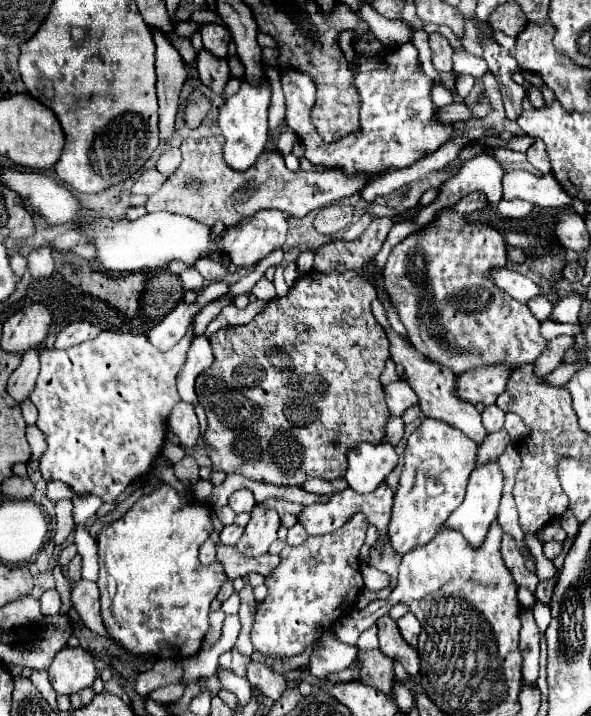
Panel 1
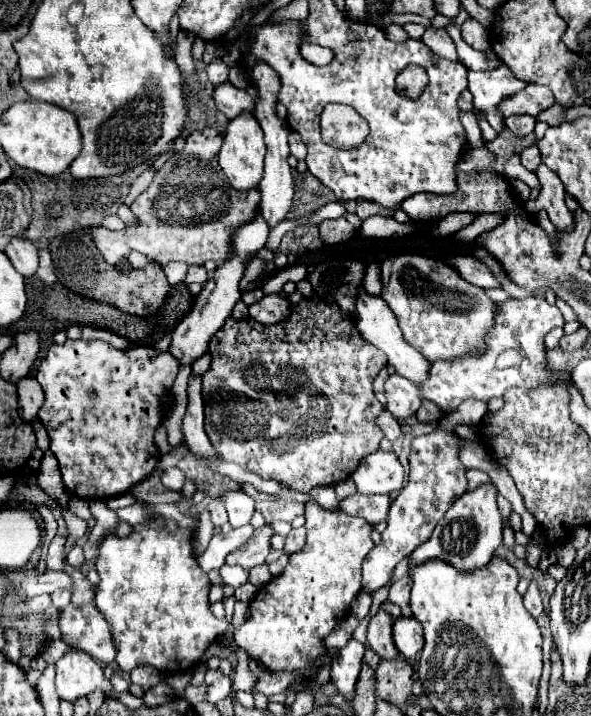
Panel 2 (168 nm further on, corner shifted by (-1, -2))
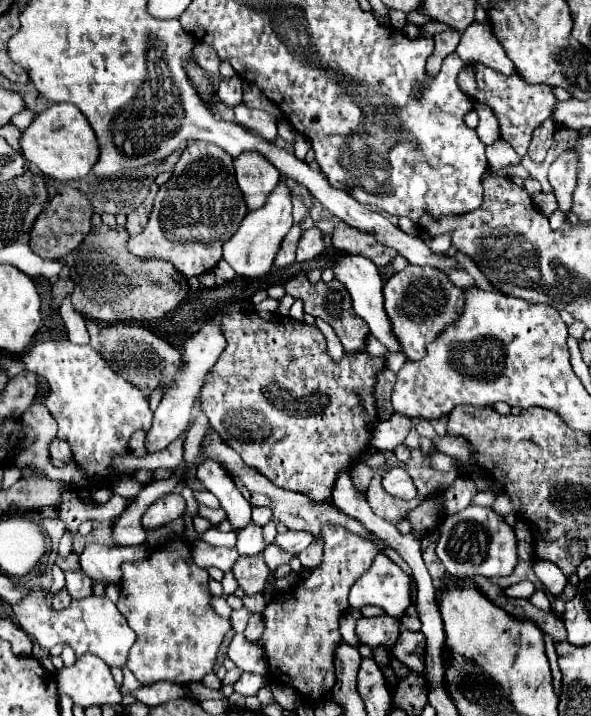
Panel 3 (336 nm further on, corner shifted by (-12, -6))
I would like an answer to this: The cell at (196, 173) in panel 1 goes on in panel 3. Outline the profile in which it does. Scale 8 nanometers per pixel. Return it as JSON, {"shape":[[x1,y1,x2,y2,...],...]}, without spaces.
{"shape":[[196,140,196,142,188,144,188,148,182,152,170,180,160,188,160,192,156,196,154,210,150,214,146,230,128,240,128,250,138,258,168,260,168,262,172,262,172,266,176,266,176,270,180,270,188,278,200,276,202,272,212,270,220,262,222,244,238,230,246,212,248,210,246,210,244,198,242,198,242,192,234,180,232,156,214,144]]}

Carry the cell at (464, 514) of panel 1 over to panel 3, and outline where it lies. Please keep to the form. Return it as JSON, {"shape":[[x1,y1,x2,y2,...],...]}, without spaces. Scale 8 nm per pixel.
{"shape":[[468,506,444,520,444,526,440,528,438,558,456,578,468,578,476,574,486,578,512,576,518,564,516,536,514,530,502,522,502,518,492,508]]}

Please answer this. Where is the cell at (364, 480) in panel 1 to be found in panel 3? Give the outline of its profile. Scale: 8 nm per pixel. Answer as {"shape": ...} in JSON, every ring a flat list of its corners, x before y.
{"shape":[[398,466,398,468,390,468,384,478,382,478,382,486,388,494,396,496,396,498,402,498,402,500,412,500,416,498,416,486,410,478,410,474,406,472,406,468]]}

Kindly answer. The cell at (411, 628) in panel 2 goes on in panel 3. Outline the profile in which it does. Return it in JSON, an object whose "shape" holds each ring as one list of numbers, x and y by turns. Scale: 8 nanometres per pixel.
{"shape":[[402,630,394,646,390,648,390,656,400,660,410,670,422,674,424,672,424,648,426,648,426,638,422,632]]}

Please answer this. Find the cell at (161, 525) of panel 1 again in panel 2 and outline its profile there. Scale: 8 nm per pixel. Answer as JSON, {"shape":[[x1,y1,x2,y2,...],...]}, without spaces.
{"shape":[[147,516,145,522,135,524,125,538,107,536,99,546,97,572,101,582,95,588,95,604,113,630,113,642,117,642,115,662,123,672,141,664,155,666,157,670,191,668,201,660,207,646,227,630,229,622,217,620,209,610,207,594,211,582,195,560,191,542,193,534,195,532,191,528,181,528,175,520]]}

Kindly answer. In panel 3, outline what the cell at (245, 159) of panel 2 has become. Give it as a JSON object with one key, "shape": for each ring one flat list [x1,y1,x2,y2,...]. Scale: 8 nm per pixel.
{"shape":[[244,152,234,158,236,182,244,194,248,210,258,210,264,206,270,192,280,180,280,172,258,152]]}

